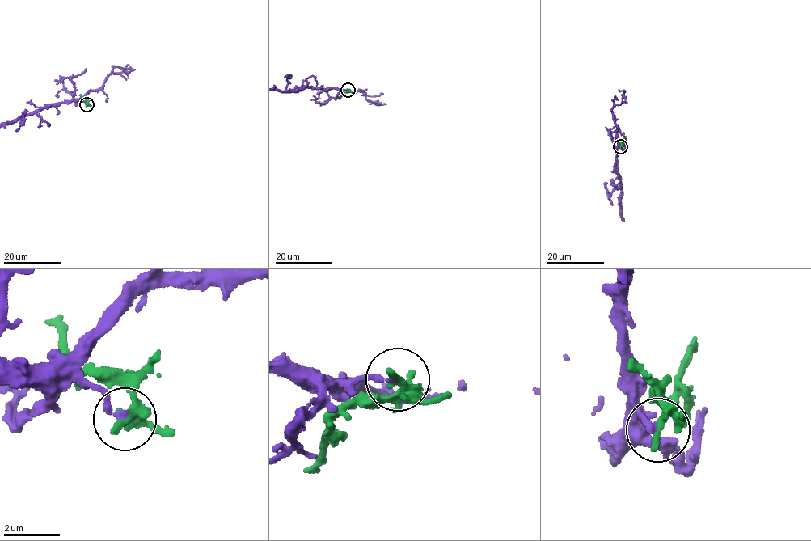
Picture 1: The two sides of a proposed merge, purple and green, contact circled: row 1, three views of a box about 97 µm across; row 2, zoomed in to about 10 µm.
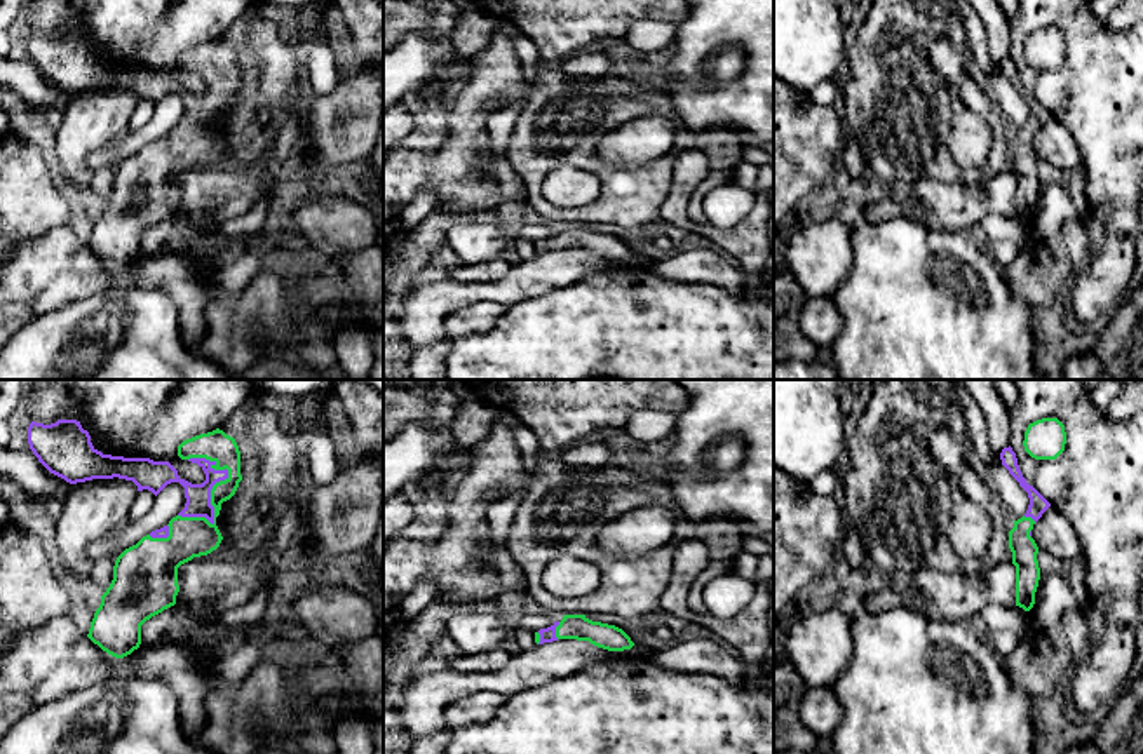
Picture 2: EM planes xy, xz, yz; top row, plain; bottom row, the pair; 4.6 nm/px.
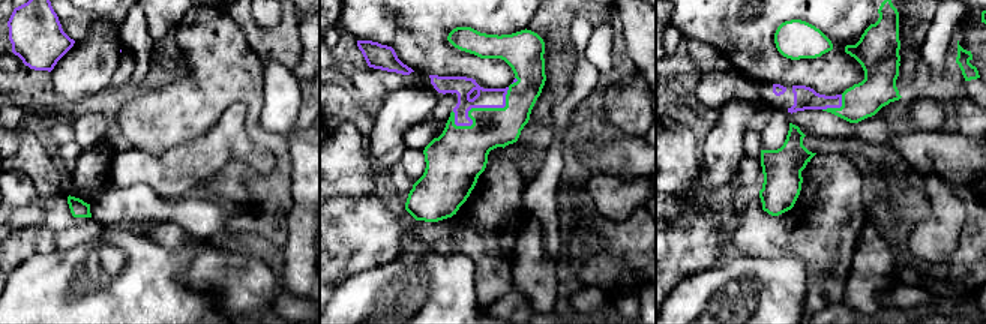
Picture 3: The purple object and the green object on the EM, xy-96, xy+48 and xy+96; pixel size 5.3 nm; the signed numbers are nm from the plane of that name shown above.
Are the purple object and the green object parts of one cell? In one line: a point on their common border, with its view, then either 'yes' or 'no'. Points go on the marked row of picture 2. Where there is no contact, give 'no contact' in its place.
meets purple in xy at (213, 512); yes

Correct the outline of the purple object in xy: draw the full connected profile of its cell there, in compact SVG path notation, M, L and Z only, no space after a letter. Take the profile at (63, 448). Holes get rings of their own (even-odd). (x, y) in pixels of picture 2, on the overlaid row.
M57 420L51 425L31 421L28 427L28 444L51 474L70 484L118 477L132 481L138 491L148 489L155 496L171 482L179 482L185 488L185 508L167 526L143 536L117 557L113 580L101 596L101 604L91 622L87 637L108 655L124 658L139 648L141 625L176 604L179 592L178 568L220 547L223 536L216 526L216 517L220 515L221 503L235 495L242 481L239 446L233 437L220 428L183 441L178 446L178 456L197 463L206 474L202 484L192 484L181 479L169 461L103 454L92 446L89 432L77 420Z

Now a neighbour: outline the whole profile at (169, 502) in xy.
M179 482L167 484L155 496L155 503L145 517L134 522L125 522L115 533L91 542L87 545L87 555L92 562L101 561L103 557L117 559L125 549L136 545L143 536L167 526L169 521L185 508L185 503L185 488Z

